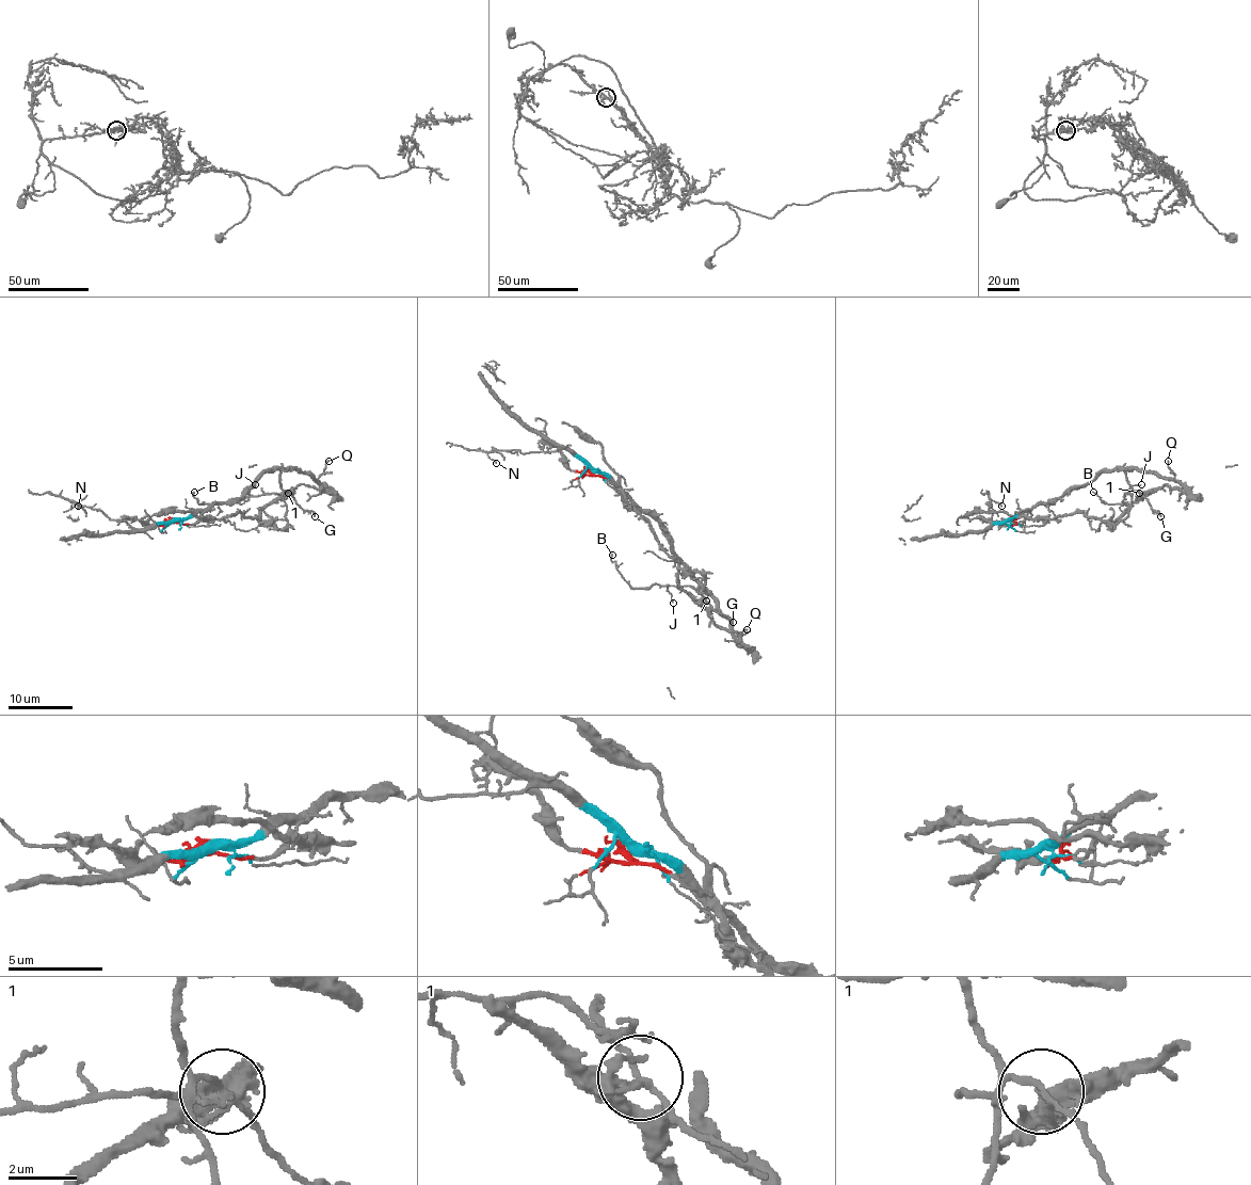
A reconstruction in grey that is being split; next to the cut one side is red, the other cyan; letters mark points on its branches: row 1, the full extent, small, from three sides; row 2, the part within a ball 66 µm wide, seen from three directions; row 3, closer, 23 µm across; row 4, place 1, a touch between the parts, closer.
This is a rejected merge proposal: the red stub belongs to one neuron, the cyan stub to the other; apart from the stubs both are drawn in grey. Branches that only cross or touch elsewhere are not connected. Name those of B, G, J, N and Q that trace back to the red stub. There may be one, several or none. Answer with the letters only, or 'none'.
none

